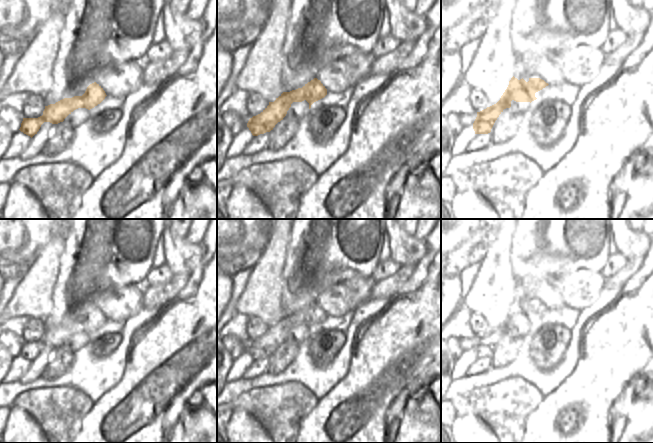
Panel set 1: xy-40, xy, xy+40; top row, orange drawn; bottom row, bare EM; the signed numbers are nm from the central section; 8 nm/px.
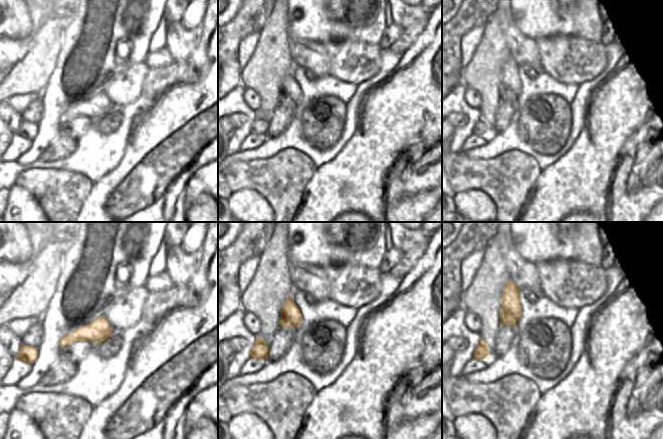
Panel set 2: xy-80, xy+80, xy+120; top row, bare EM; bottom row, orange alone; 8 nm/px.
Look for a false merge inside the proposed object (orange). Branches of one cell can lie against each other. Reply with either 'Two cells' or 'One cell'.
Two cells

